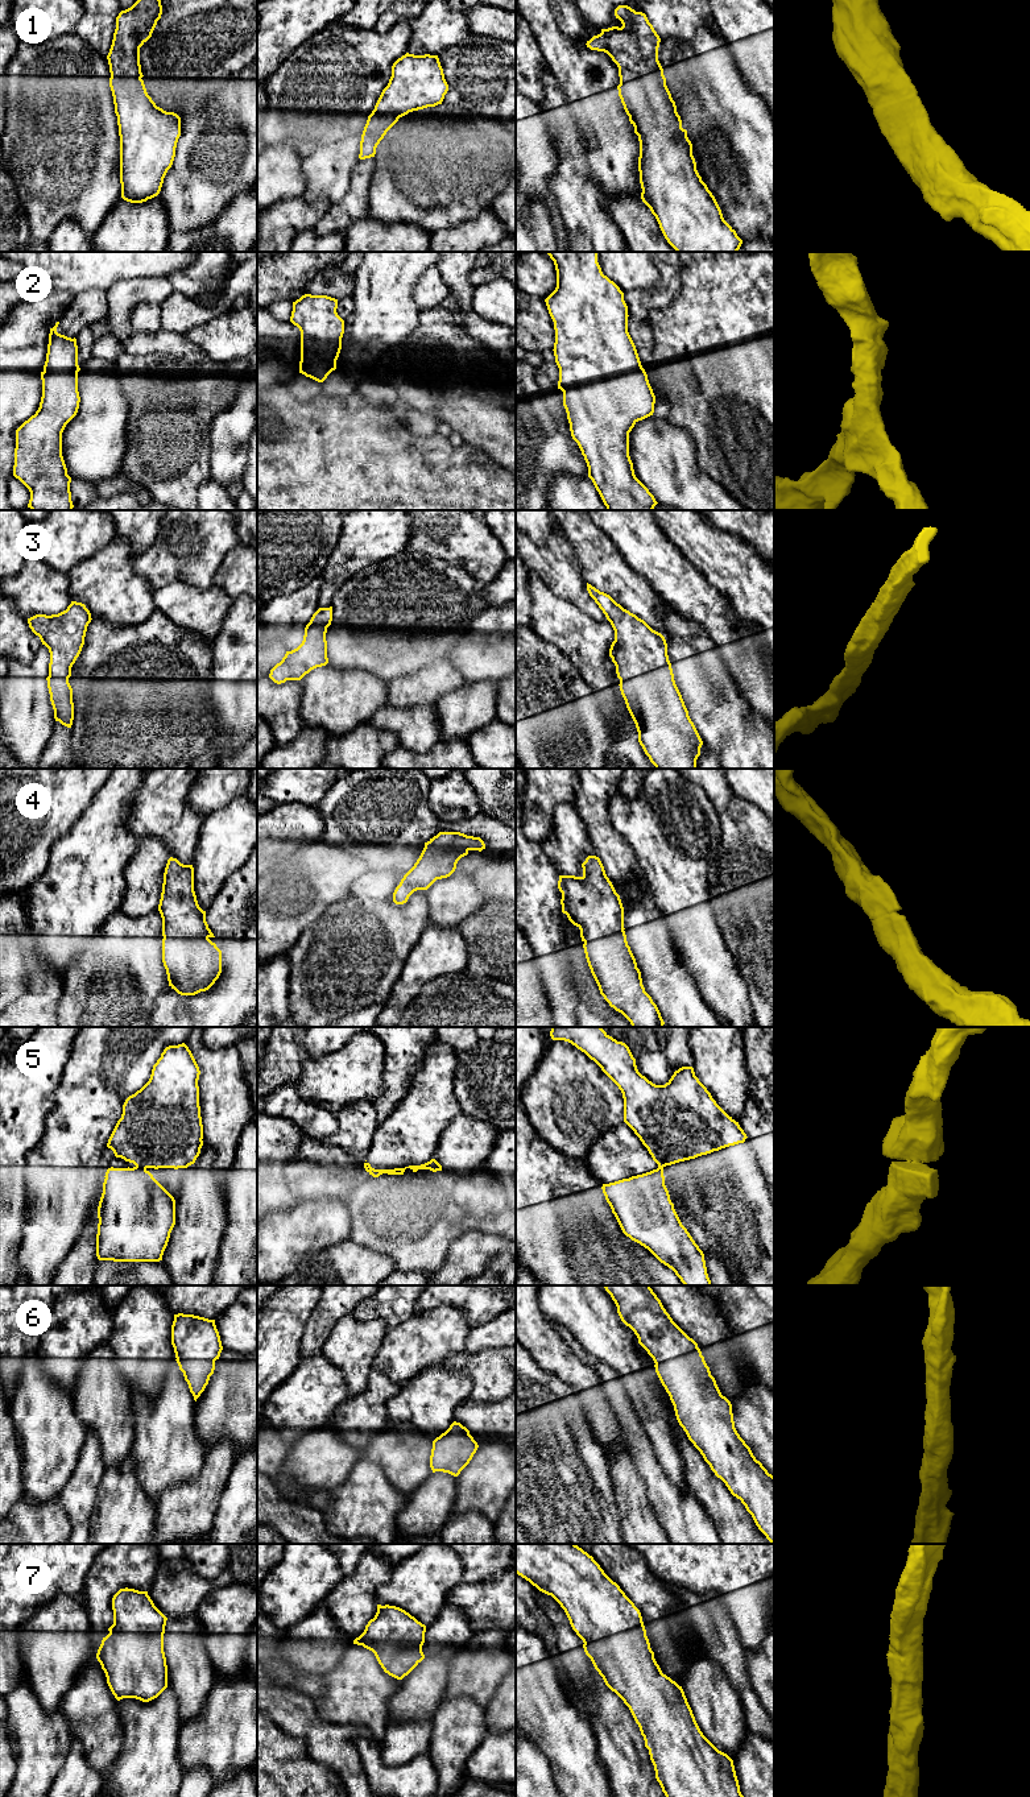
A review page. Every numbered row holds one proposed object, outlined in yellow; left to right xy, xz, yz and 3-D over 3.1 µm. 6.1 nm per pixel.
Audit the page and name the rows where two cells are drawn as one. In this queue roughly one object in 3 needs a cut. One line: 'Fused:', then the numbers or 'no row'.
Fused: 5

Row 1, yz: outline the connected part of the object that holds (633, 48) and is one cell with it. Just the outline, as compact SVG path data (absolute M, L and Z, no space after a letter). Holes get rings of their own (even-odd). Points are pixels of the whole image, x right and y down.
M619 5L615 16L622 26L601 29L601 33L586 45L591 50L607 53L619 67L619 96L640 141L642 202L650 208L665 239L677 252L737 252L742 240L724 220L715 196L696 170L692 144L687 131L682 128L658 61L659 36L645 13L628 5Z

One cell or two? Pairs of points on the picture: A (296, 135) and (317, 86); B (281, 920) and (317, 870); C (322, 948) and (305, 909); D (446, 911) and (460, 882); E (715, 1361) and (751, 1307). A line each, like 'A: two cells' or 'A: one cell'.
A: one cell
B: one cell
C: two cells
D: one cell
E: two cells

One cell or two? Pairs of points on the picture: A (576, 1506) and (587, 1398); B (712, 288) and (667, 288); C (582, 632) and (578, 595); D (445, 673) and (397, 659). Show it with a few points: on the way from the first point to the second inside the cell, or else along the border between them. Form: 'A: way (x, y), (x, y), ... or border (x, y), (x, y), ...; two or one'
A: border (576, 1394), (584, 1419), (592, 1436), (600, 1445); two
B: border (682, 265), (679, 292), (666, 306), (657, 309); two
C: border (553, 592), (594, 618), (605, 620); two
D: border (446, 657), (441, 657), (412, 673), (394, 678); two

